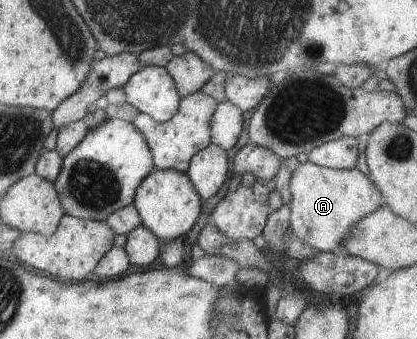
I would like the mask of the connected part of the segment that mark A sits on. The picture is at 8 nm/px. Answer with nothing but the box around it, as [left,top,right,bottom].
[289,161,384,255]

